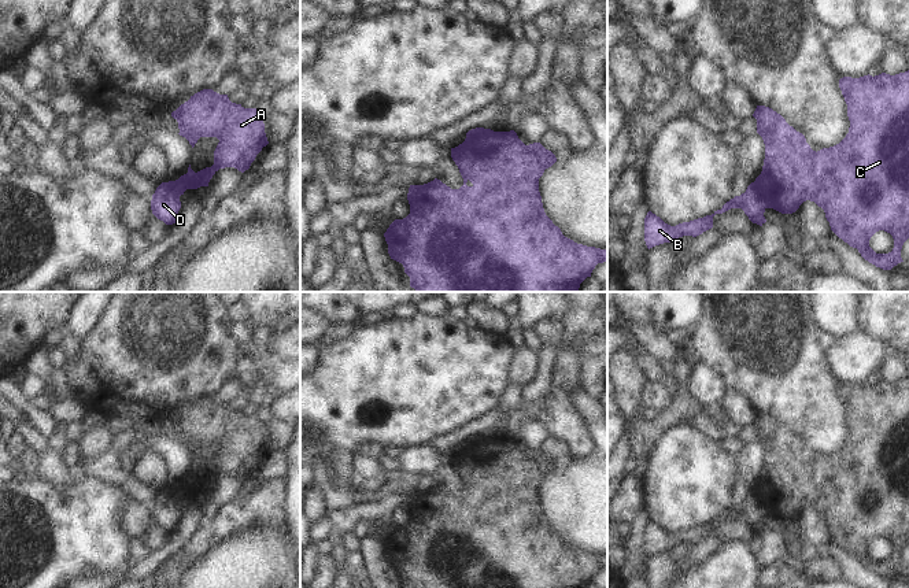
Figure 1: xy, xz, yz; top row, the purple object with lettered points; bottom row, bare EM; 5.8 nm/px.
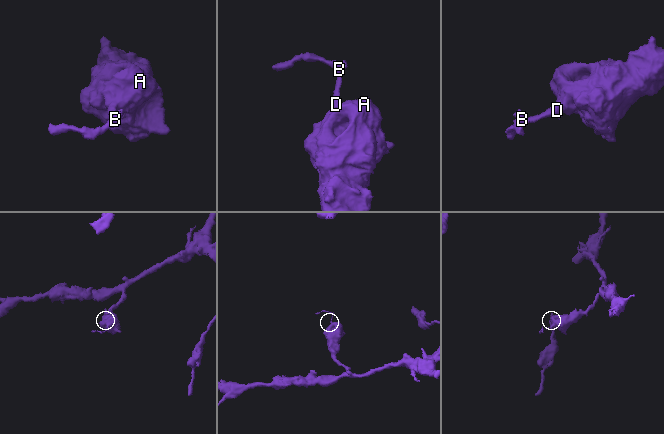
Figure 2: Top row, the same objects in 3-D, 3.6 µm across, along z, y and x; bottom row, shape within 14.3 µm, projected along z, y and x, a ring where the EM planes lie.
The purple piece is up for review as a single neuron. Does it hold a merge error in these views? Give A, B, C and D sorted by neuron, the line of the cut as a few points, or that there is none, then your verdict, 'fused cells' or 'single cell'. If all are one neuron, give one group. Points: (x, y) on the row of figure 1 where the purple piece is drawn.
A C / B D | yz (753, 182), (753, 188), (765, 207) | fused cells

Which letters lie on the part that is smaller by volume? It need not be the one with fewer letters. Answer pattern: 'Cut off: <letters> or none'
Cut off: B, D

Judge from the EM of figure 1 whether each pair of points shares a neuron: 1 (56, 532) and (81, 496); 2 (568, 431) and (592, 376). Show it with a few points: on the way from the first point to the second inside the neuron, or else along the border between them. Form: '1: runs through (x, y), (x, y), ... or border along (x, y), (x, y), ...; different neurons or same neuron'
1: runs through (65, 524), (81, 505); same neuron
2: border along (577, 354), (582, 385); different neurons

